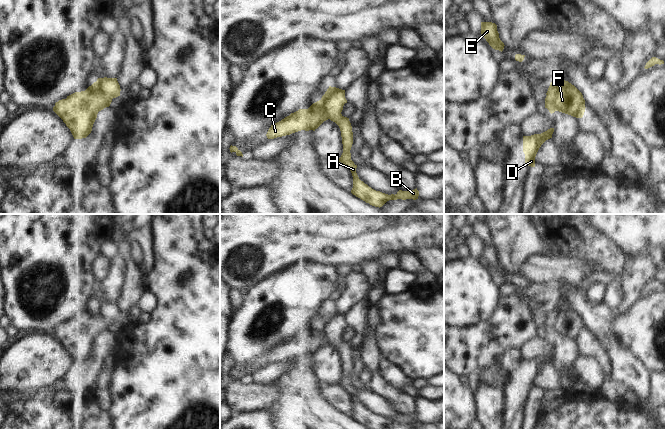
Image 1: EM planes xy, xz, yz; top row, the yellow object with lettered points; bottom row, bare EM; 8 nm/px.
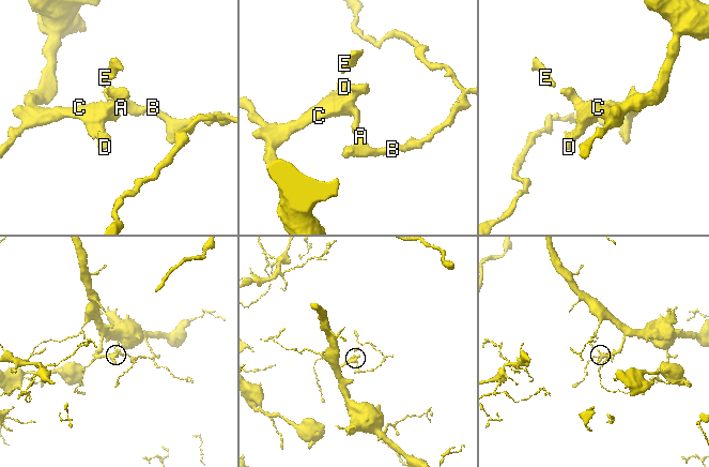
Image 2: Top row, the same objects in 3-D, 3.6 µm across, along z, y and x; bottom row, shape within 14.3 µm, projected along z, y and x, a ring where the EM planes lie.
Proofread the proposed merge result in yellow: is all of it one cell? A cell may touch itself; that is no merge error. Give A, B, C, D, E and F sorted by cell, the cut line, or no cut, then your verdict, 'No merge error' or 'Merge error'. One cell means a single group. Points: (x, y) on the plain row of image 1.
Groups: A B E / C D F. Split along xy (96, 305), (99, 312), (112, 322). Merge error

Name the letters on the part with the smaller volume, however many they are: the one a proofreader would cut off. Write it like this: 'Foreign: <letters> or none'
Foreign: A, B, E

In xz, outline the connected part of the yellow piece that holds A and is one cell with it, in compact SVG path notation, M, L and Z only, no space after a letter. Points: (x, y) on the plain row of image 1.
M329 310L325 318L322 320L321 325L325 330L329 343L335 346L341 355L343 377L338 385L344 388L352 397L353 412L351 417L370 429L384 429L389 424L418 423L419 415L417 412L410 415L399 414L395 419L388 419L372 413L359 403L356 397L357 389L351 384L350 377L353 368L352 350L349 342L344 341L341 338L344 328L347 327L345 314Z

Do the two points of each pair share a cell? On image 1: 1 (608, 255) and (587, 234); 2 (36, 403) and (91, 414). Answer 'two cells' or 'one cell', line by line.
1: one cell
2: one cell

